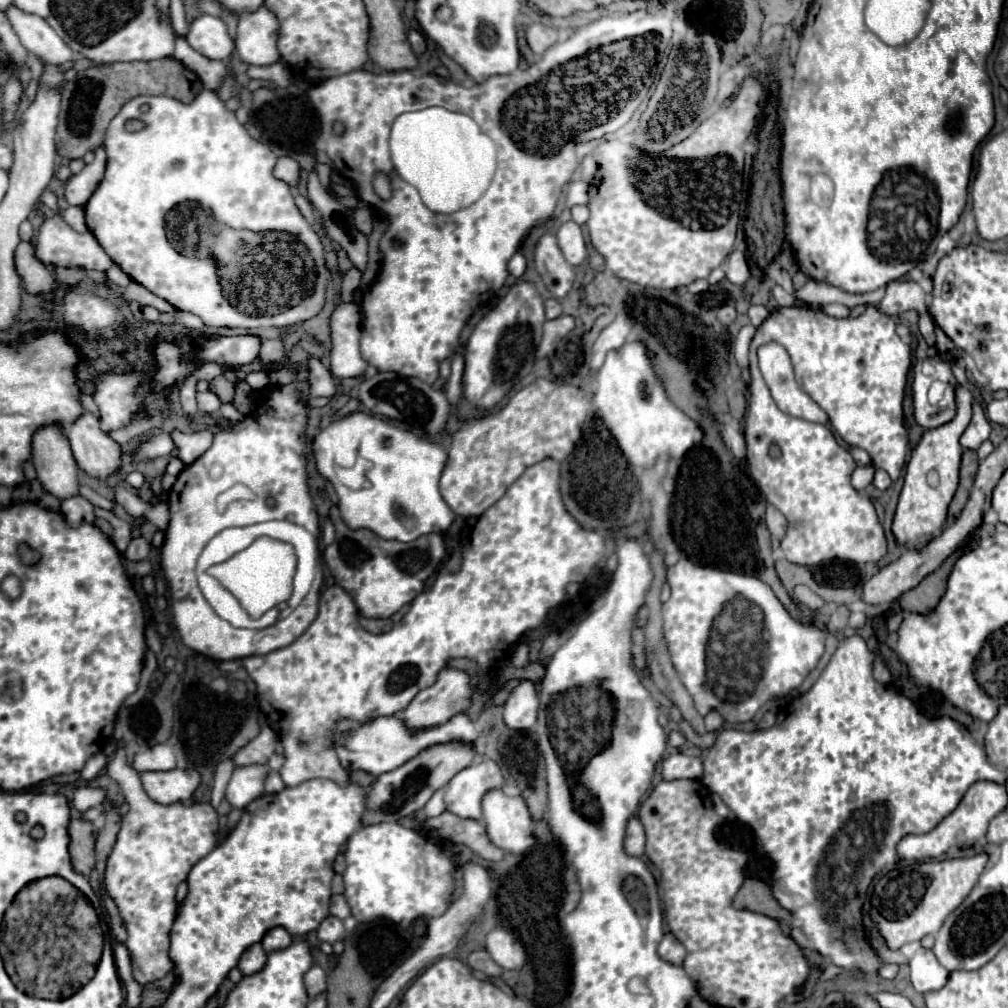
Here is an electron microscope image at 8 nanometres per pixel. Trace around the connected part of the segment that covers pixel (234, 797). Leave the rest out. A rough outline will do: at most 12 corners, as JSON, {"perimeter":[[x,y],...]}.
{"perimeter":[[267,765],[235,769],[227,801],[247,807],[263,793]]}

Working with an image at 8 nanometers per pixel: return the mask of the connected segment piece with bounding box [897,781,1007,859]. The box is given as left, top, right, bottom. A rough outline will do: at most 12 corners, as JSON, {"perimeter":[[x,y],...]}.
{"perimeter":[[977,781],[955,811],[899,841],[901,859],[937,859],[979,839],[1007,805],[1003,785]]}

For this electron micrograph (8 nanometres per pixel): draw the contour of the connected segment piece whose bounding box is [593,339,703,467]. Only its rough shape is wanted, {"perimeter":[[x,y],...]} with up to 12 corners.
{"perimeter":[[641,339],[607,353],[595,413],[629,463],[703,437]]}

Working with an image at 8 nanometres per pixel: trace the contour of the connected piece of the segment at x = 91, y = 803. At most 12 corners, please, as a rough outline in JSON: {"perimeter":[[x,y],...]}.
{"perimeter":[[77,787],[73,807],[83,813],[105,801],[103,789]]}

